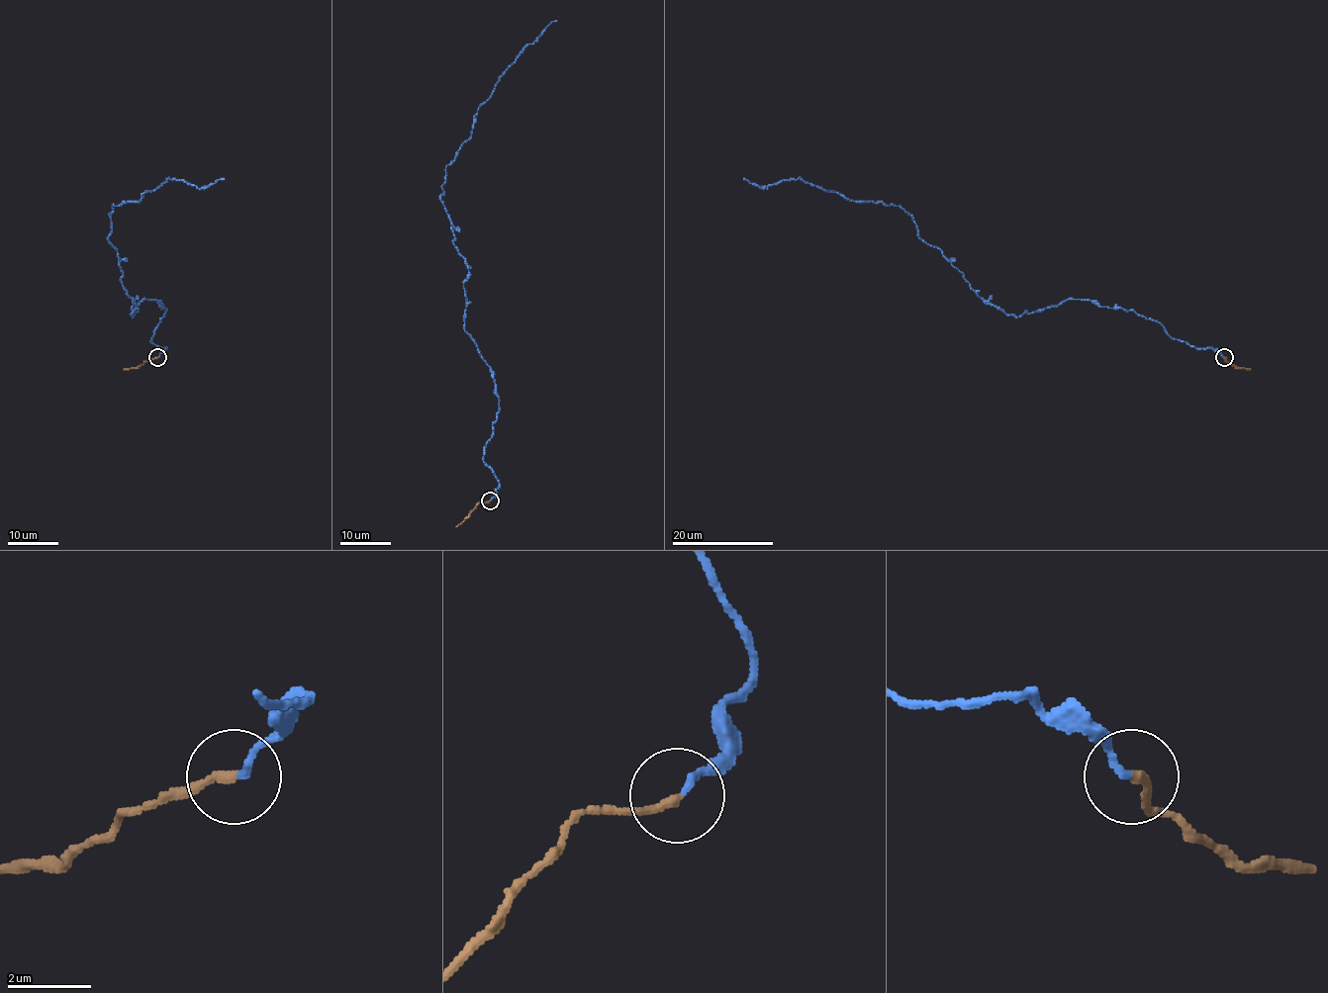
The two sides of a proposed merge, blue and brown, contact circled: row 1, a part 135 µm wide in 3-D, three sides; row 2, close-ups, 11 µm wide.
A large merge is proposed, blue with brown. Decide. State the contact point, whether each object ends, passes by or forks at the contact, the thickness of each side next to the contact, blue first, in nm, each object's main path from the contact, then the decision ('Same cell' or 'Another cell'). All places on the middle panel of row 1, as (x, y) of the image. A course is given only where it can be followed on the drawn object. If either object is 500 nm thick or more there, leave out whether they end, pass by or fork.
Place: (490, 500). At the ring blue ends. At the ring brown ends. Thickness 150 nm (blue) against 200 nm. Course of blue: (491, 499), (499, 480), (484, 449), (499, 398), (464, 329), (467, 263), (440, 199), (477, 110), (556, 20). Course of brown: (490, 499), (480, 502), (456, 526). Same cell

